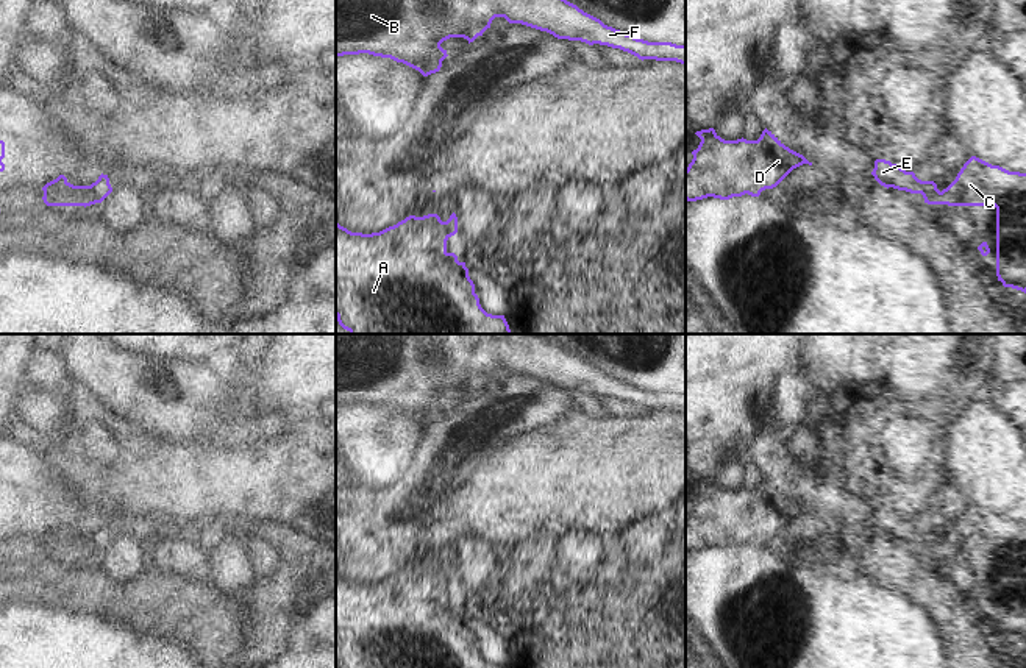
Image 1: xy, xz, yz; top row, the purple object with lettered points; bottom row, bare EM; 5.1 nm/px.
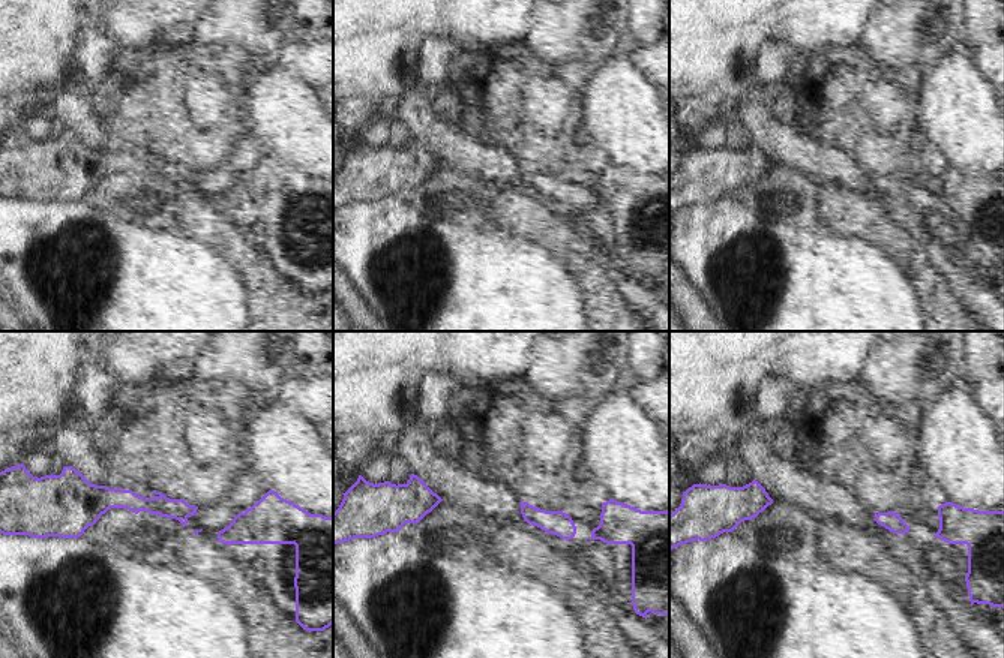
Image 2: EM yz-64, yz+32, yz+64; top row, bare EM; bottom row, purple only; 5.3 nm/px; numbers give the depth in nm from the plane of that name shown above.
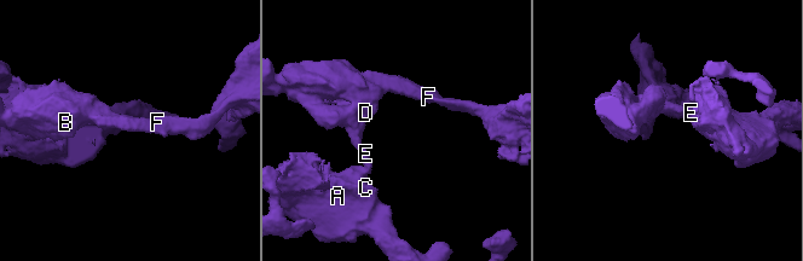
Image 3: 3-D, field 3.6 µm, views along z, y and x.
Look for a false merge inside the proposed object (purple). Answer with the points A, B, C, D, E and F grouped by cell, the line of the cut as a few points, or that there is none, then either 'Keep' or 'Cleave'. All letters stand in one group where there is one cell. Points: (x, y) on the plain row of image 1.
Groups: A C / B D E F. Split along yz (934, 532), (934, 540), (925, 548). Cleave.

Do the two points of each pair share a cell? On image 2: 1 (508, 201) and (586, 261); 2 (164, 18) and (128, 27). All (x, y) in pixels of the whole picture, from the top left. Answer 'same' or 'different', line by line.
1: same
2: same

